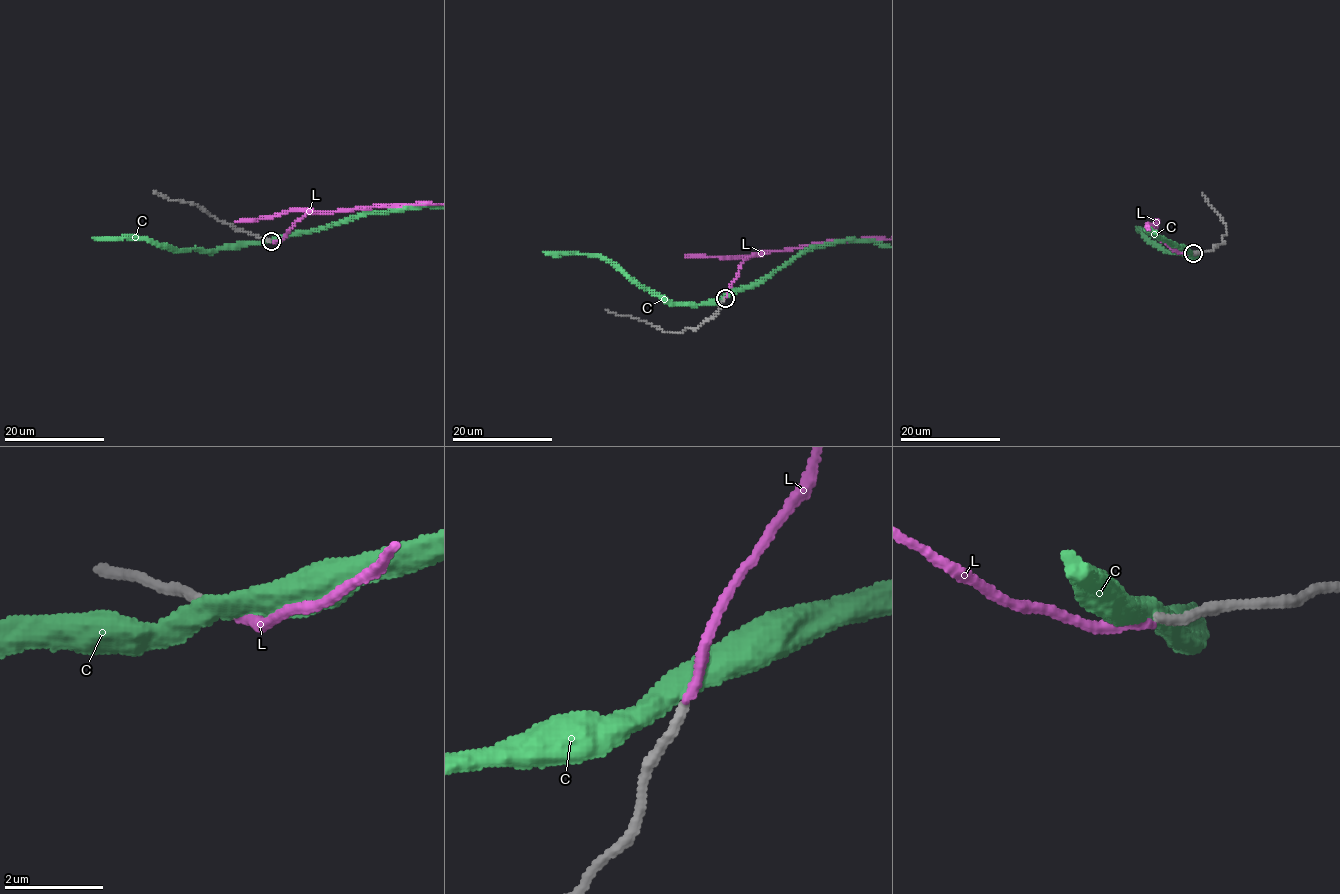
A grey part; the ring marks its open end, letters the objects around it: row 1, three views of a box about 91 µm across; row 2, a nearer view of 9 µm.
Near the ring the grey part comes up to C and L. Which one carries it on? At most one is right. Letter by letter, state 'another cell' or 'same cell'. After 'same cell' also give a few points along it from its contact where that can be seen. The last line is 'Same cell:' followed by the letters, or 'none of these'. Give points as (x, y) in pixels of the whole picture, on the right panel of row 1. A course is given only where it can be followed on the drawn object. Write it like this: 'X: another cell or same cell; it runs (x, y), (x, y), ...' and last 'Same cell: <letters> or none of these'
C: another cell
L: same cell
Same cell: L

